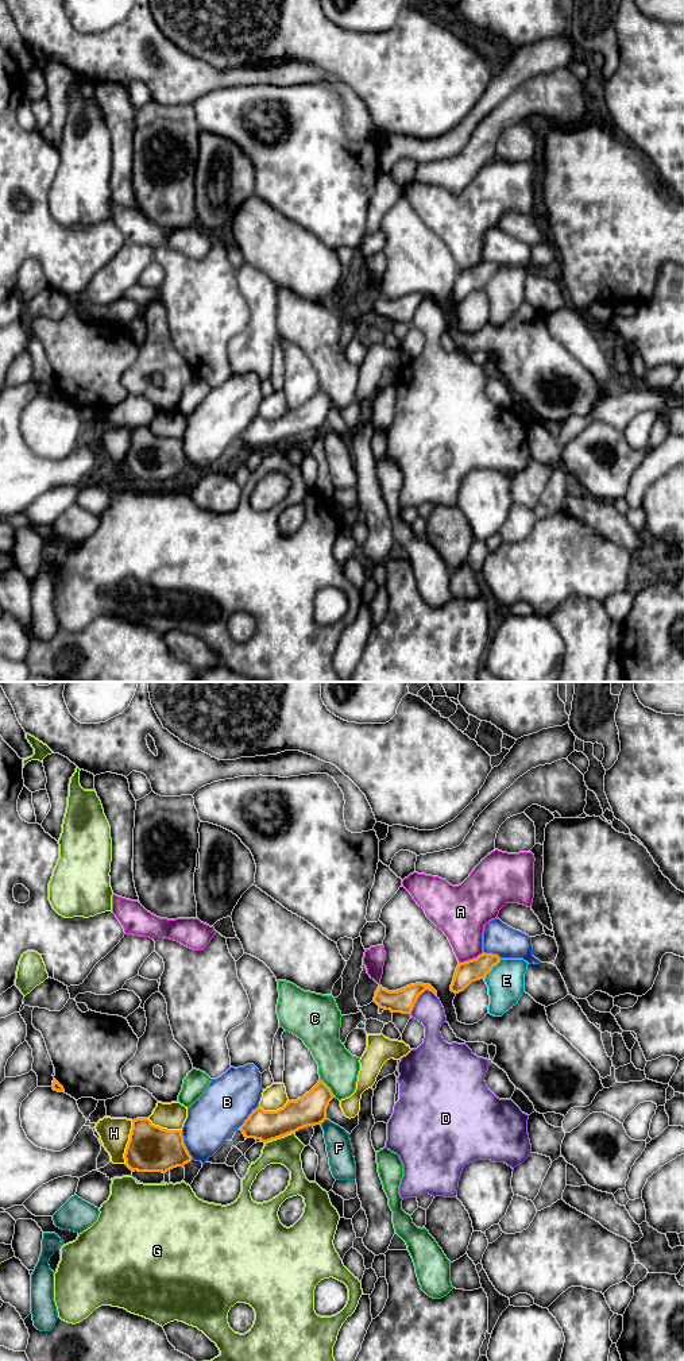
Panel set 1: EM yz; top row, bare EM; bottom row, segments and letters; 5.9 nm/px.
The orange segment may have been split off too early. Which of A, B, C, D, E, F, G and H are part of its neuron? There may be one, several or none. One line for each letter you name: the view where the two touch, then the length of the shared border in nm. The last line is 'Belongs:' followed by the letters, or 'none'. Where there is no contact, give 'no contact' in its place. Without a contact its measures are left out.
Belongs: none

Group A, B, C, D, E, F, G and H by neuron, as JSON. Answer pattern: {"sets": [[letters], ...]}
{"sets": [["A"], ["B"], ["C"], ["D"], ["E"], ["F"], ["G"], ["H"]]}

